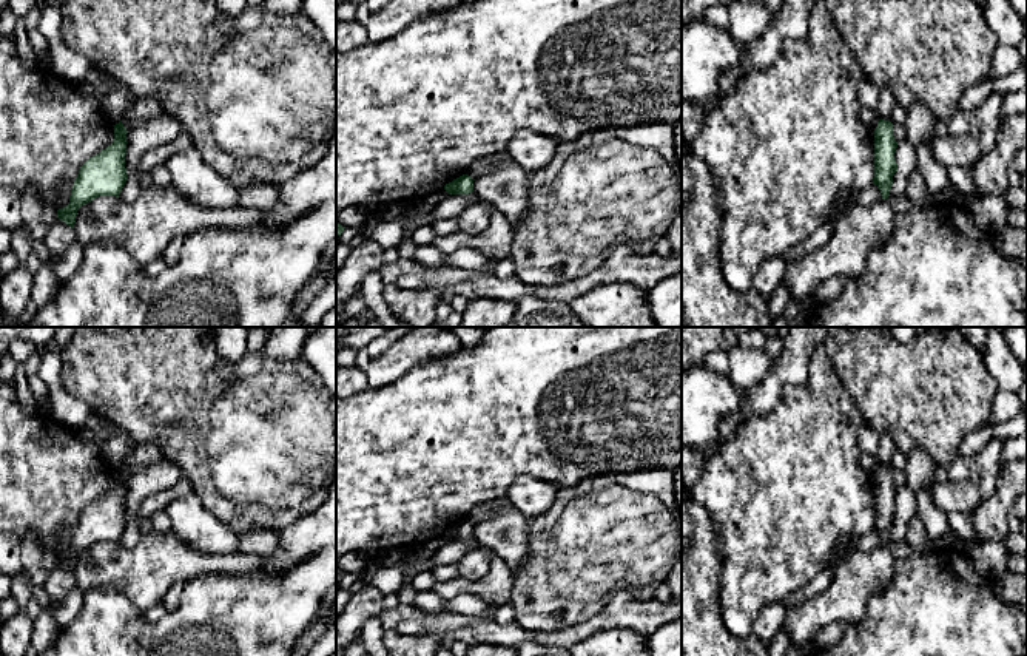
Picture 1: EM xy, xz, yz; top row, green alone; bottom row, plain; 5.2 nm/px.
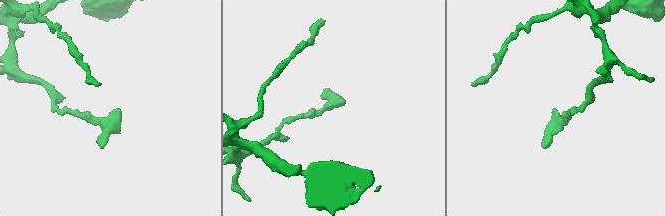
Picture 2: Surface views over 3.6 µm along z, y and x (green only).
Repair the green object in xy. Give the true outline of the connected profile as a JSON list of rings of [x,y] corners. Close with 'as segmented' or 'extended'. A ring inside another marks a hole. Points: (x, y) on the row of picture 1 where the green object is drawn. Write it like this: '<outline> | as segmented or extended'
[[[122,120],[114,125],[114,140],[99,154],[89,157],[79,170],[69,204],[57,210],[57,218],[74,228],[77,210],[99,196],[119,198],[128,174],[125,168],[126,128]]] | as segmented

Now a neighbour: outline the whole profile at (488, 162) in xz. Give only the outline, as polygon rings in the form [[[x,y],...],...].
[[[500,150],[493,154],[484,156],[481,159],[478,159],[469,170],[467,170],[467,176],[470,176],[472,179],[480,178],[481,174],[490,171],[492,168],[495,168],[500,162],[510,159],[509,153],[504,150]]]

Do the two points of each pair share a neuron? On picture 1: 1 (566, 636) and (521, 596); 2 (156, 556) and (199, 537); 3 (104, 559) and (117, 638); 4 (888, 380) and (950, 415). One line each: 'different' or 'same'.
1: different
2: different
3: different
4: same

